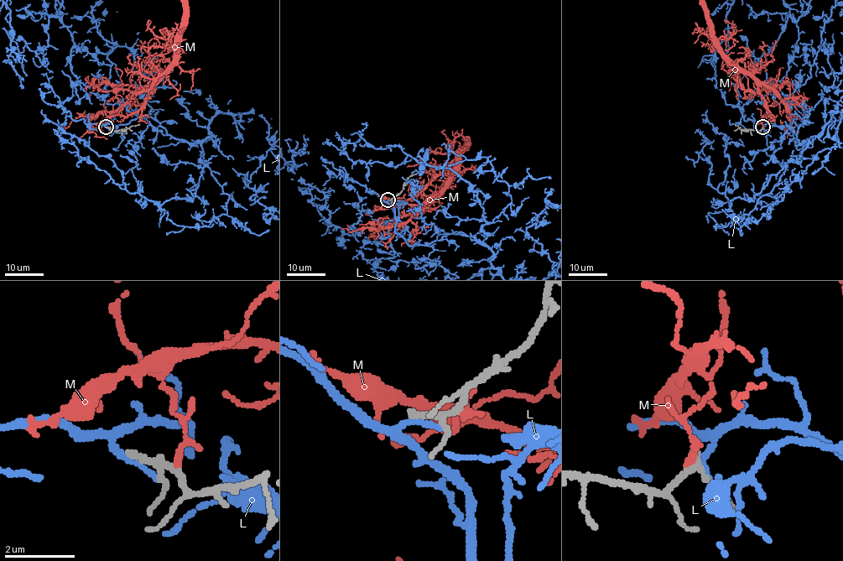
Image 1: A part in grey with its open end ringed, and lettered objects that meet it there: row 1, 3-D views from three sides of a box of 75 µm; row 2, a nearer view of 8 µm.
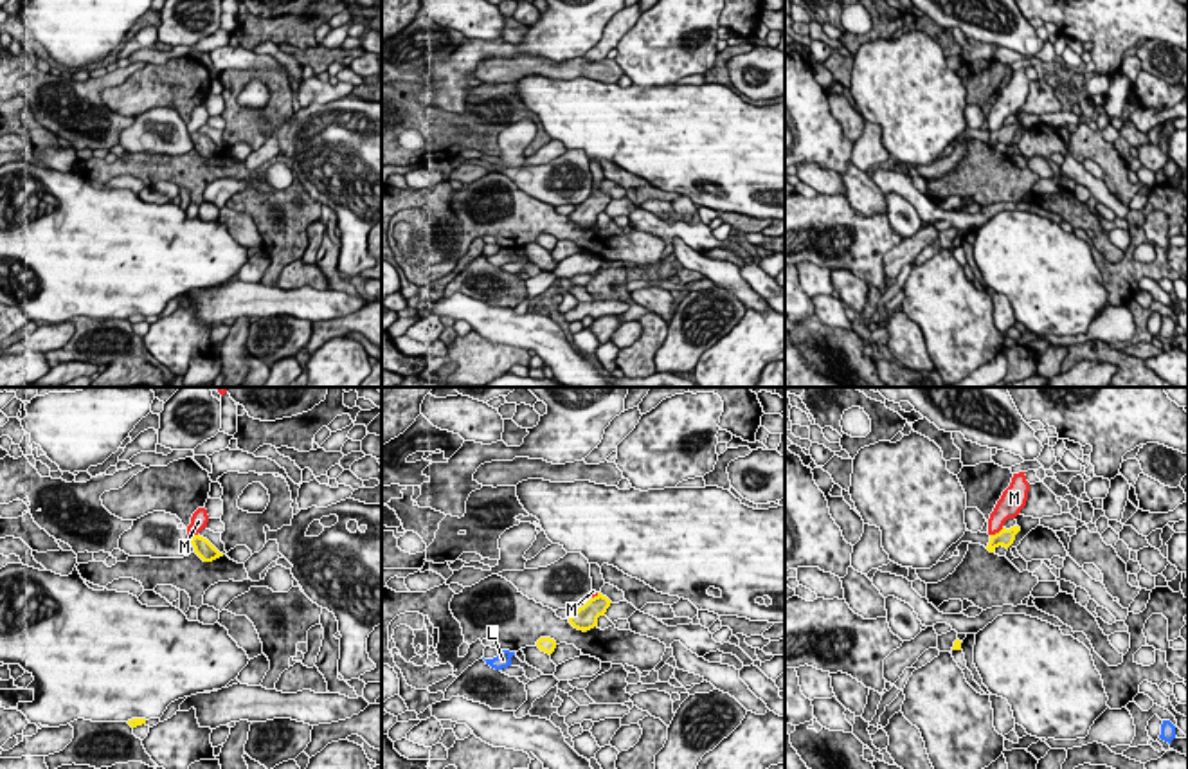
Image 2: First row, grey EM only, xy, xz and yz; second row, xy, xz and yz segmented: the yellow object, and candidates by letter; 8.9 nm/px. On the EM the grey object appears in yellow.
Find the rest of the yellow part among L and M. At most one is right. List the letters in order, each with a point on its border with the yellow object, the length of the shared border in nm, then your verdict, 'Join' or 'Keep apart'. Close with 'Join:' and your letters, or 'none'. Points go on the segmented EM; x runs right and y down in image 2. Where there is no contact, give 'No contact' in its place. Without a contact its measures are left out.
L: No contact. Keep apart
M: Touches yellow at yz (996, 533). Shared border 140 nm. Keep apart
Join: none

